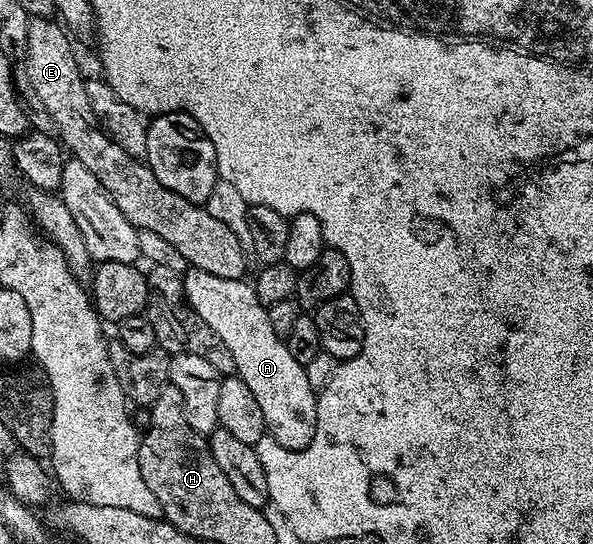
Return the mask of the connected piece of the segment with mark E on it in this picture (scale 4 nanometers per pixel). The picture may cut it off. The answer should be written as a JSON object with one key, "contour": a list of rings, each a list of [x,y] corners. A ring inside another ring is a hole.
{"contour":[[[50,16],[31,18],[28,22],[28,46],[24,53],[26,65],[22,72],[20,68],[21,79],[22,76],[26,79],[27,90],[38,99],[39,106],[54,123],[53,131],[63,149],[73,159],[88,166],[96,182],[104,186],[112,202],[120,206],[120,214],[124,214],[124,218],[128,218],[134,228],[165,238],[172,247],[180,250],[180,254],[184,254],[190,268],[216,274],[216,278],[243,279],[247,275],[248,258],[244,250],[240,250],[236,234],[232,234],[224,222],[212,218],[203,205],[188,202],[188,198],[180,198],[180,194],[172,194],[172,190],[161,184],[160,178],[152,174],[146,163],[129,156],[112,137],[102,131],[92,114],[86,89],[87,77],[82,76],[78,69],[70,39],[71,33],[57,19]]]}

